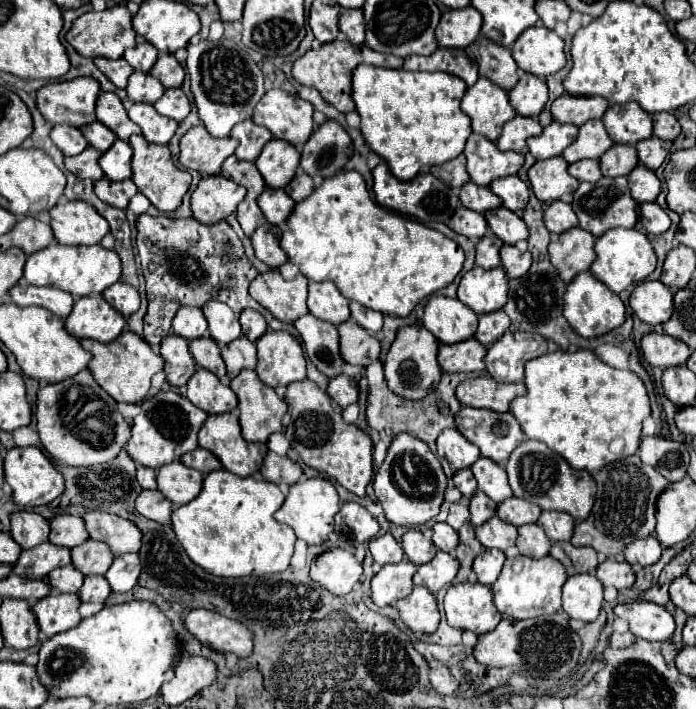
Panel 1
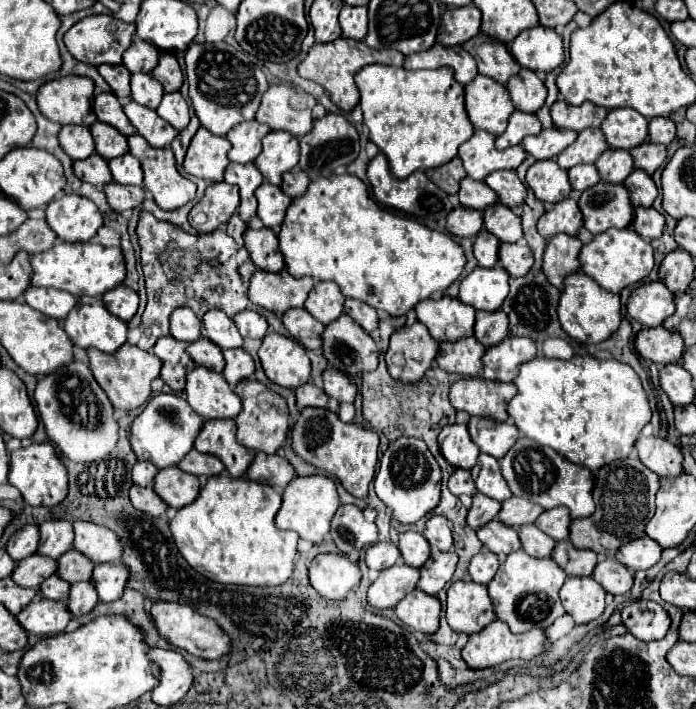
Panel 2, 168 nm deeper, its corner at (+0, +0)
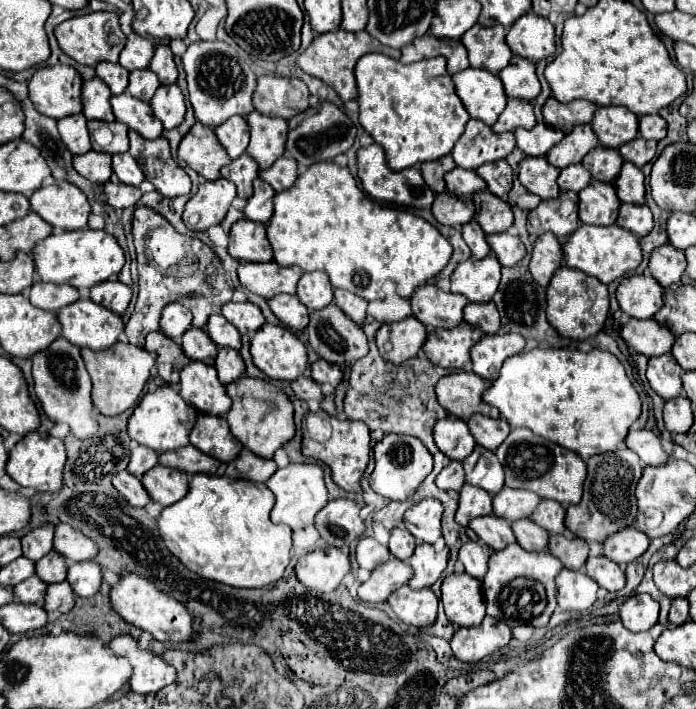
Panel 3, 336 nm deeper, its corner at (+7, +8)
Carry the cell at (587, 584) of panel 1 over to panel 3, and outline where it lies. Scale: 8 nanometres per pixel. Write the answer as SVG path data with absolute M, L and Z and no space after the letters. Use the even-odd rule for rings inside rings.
M563 568L557 576L557 604L561 610L587 610L597 600L597 588L585 572Z

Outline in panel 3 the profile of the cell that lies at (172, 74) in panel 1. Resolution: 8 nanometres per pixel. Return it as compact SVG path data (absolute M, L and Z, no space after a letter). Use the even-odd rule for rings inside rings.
M165 44L157 46L149 68L157 74L161 84L175 84L177 82L177 66L175 66L173 52L169 46L165 46Z

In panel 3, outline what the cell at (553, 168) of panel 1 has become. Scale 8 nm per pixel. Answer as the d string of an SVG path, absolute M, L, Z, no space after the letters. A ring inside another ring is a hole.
M523 158L519 164L519 182L541 200L553 200L559 196L557 186L559 170L545 158Z

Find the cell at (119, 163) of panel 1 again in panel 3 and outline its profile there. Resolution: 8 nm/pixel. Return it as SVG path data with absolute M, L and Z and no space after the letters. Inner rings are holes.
M127 152L113 156L113 172L123 184L129 184L129 186L139 186L145 180L145 174L139 168L137 160L131 158Z

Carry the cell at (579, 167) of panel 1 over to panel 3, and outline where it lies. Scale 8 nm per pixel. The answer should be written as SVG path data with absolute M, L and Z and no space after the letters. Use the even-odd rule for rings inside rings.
M583 164L563 168L559 178L557 178L557 184L561 190L573 190L573 192L583 190L589 182L591 182L591 174L587 174Z

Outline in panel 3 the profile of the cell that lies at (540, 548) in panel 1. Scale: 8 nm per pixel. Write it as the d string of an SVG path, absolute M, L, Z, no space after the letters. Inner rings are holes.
M523 518L523 520L519 520L519 522L513 522L511 528L513 528L513 532L515 532L517 544L519 544L523 550L545 550L545 548L547 548L549 534L547 534L541 526L535 526L533 520Z

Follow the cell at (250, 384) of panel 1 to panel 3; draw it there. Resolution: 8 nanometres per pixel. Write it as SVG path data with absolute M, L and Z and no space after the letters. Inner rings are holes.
M243 376L227 386L227 394L233 400L233 406L225 416L231 426L231 434L253 454L261 458L273 458L275 450L287 444L295 436L293 404L281 388L261 378Z

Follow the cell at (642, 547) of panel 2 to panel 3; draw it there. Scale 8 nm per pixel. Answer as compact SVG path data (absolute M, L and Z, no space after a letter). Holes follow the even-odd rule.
M625 528L611 534L603 542L603 556L623 566L637 560L647 550L647 546L649 546L649 538L645 534L641 534L635 528Z

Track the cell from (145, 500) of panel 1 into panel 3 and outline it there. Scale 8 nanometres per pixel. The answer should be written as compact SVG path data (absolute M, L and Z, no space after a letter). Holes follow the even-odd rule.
M121 470L119 474L113 476L113 486L117 488L117 492L131 504L131 506L145 506L151 502L147 490L143 488L141 480L133 474L129 474L127 470Z

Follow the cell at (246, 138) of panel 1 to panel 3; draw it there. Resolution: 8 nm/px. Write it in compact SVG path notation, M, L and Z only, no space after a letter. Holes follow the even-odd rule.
M231 116L227 122L215 128L219 144L227 150L229 158L239 158L249 142L249 130L243 116Z

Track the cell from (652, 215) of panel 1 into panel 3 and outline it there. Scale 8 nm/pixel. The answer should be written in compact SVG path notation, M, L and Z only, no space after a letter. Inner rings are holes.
M621 204L619 208L619 218L617 224L635 236L643 238L653 230L653 214L649 206L631 206L631 204Z

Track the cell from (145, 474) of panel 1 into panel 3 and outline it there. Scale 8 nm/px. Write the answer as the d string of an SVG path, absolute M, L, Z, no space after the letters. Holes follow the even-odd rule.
M137 446L131 452L131 462L129 462L129 472L135 474L137 478L141 478L147 470L151 470L153 466L157 466L159 462L159 454L147 446Z

